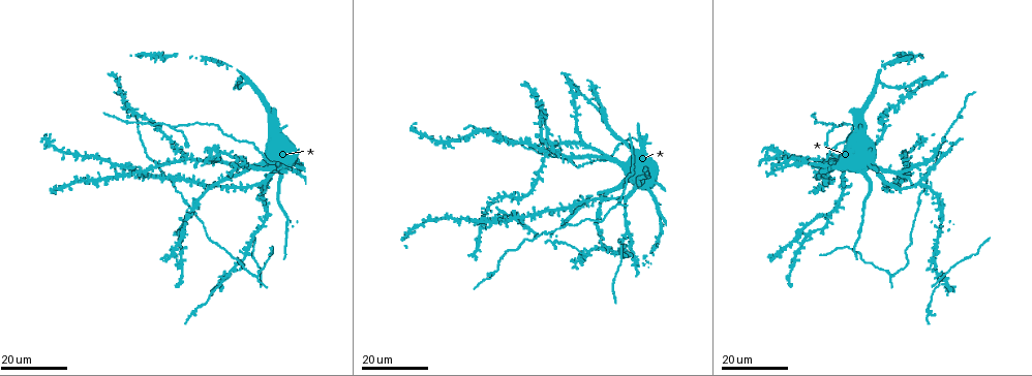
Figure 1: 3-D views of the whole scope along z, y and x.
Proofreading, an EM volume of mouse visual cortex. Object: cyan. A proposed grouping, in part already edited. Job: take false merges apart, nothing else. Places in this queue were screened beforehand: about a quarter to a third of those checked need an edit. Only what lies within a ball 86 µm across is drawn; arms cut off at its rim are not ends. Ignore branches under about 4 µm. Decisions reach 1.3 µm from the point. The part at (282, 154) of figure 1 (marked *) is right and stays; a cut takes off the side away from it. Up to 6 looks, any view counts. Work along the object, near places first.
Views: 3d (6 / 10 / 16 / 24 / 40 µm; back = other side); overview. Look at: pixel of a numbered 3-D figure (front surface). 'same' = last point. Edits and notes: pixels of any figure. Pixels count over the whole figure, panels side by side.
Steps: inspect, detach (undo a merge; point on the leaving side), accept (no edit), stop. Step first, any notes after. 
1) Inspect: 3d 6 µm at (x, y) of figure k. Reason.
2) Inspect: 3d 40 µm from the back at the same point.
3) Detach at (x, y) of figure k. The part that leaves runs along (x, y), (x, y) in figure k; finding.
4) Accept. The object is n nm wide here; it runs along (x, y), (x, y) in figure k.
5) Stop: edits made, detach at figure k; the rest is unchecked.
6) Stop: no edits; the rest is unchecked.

Inspect: 3d 16 µm at (171, 127) of figure 1. Two arms in line, one across.

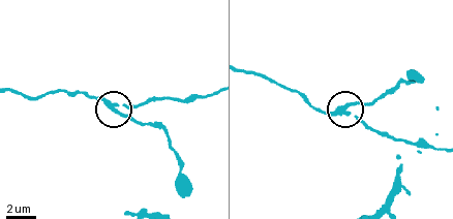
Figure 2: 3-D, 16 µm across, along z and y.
Inspect: 3d 6 µm at (343, 107) of figure 2. Zoom in.

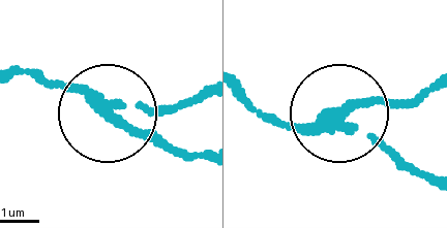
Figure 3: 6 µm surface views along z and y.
Inspect: 3d 6 µm from the back at (111, 117) of figure 3.

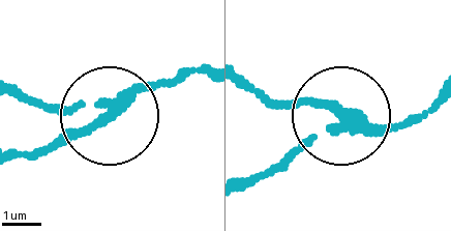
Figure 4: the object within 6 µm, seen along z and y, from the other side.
Detach at (85, 130) of figure 4. The side arm is 9 µm long; 3 arms meet here; a second cell is stuck on.

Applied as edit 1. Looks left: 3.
Inspect: 3d 16 µm at (627, 232) of figure 1.

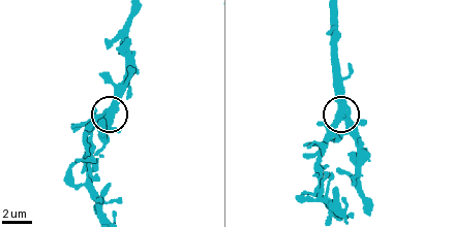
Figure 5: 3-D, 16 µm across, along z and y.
Inspect: 3d 10 µm at (112, 103) of figure 5.

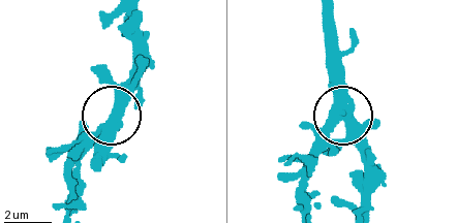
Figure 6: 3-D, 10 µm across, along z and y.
Accept. The side arm is 20 µm long; 3 arms meet here; continuous, no second cell.

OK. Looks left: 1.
Stop: edits made, detach at figure 4; the rest is unchecked.

